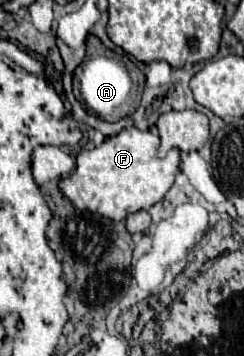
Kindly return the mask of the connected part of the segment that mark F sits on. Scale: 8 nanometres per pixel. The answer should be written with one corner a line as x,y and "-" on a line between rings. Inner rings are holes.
134,126
124,128
116,136
106,138
94,150
78,152
76,154
74,172
70,176
62,178
58,188
72,202
74,208
100,214
104,218
110,218
112,222
122,222
128,214
138,212
138,210
148,210
150,206
160,202
164,198
164,194
170,190
170,186
174,184
174,176
178,174
178,164
180,164
180,152
178,150
170,150
164,158
158,158
156,156
158,144
160,144
160,138
156,134
152,134
150,130
142,132
142,130
134,128

